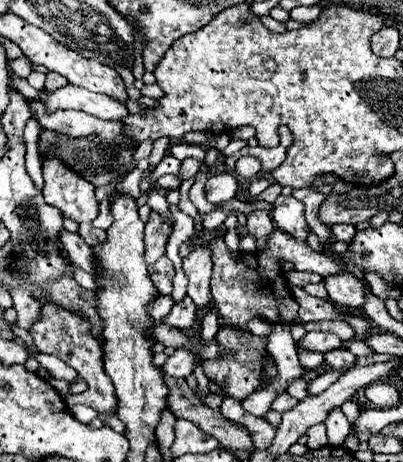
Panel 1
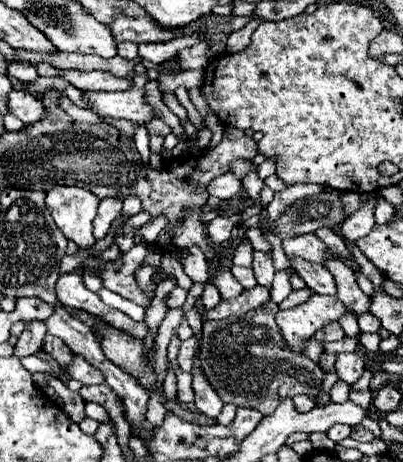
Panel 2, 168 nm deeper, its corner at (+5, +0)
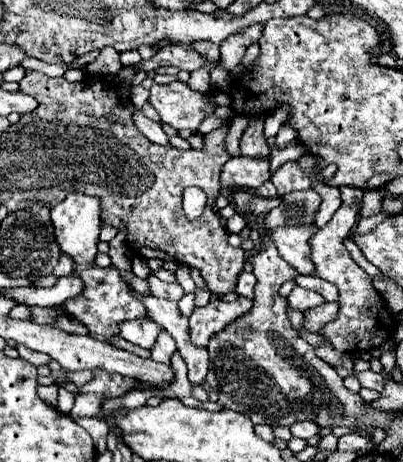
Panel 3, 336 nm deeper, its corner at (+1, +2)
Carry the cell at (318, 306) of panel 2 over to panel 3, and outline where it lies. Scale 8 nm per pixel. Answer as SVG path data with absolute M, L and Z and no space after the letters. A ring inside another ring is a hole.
M295 287L291 291L291 295L287 297L287 301L289 301L289 309L301 311L301 313L305 313L305 311L309 311L313 307L319 307L323 303L327 303L323 295L319 295L315 291L309 291L309 289L303 289L303 287Z

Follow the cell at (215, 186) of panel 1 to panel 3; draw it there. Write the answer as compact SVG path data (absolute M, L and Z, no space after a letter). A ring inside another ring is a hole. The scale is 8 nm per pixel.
M233 157L221 169L221 187L257 189L269 181L269 161L251 157Z

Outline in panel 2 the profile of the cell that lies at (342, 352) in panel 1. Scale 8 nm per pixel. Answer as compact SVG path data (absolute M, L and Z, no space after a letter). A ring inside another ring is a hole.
M339 353L337 355L337 373L349 385L357 383L365 371L365 363L357 353Z

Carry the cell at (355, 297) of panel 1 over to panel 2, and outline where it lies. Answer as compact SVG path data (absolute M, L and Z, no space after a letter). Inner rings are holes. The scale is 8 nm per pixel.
M295 257L295 259L291 259L291 267L305 281L305 285L311 291L315 291L319 295L335 295L337 293L335 279L333 279L333 275L323 265L309 263L305 259Z

